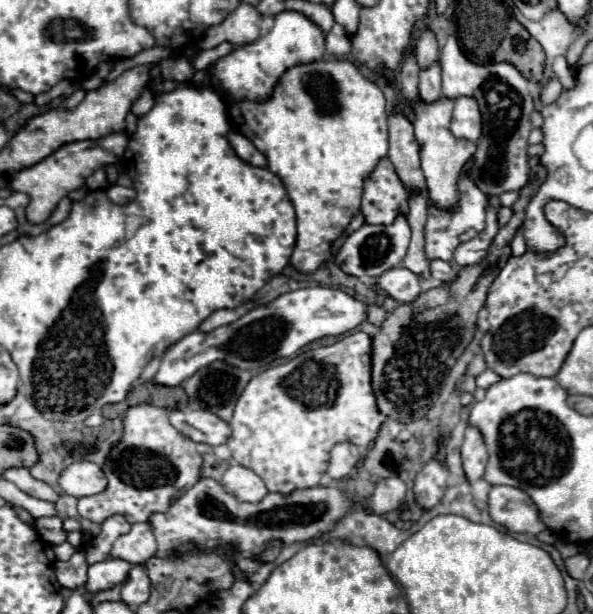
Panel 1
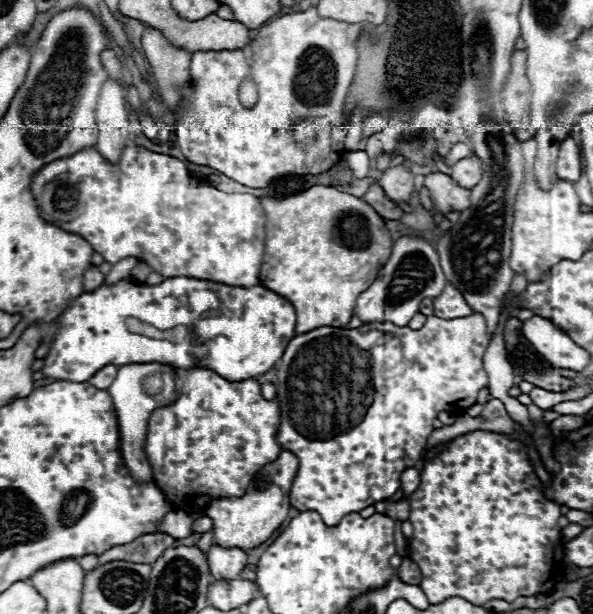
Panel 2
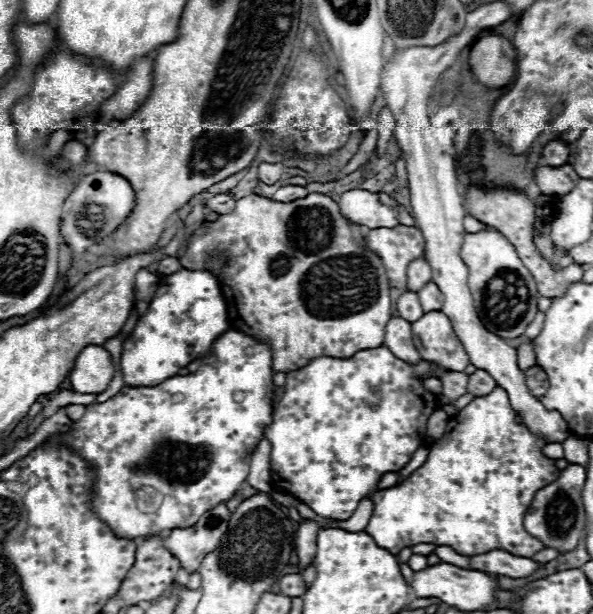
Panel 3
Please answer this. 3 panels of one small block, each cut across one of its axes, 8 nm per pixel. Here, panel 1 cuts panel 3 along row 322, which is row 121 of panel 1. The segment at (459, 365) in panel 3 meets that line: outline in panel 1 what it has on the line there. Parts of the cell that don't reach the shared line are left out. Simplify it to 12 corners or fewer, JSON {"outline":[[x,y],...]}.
{"outline":[[454,100],[416,104],[414,132],[430,198],[458,200],[456,180],[476,152],[450,132]]}

